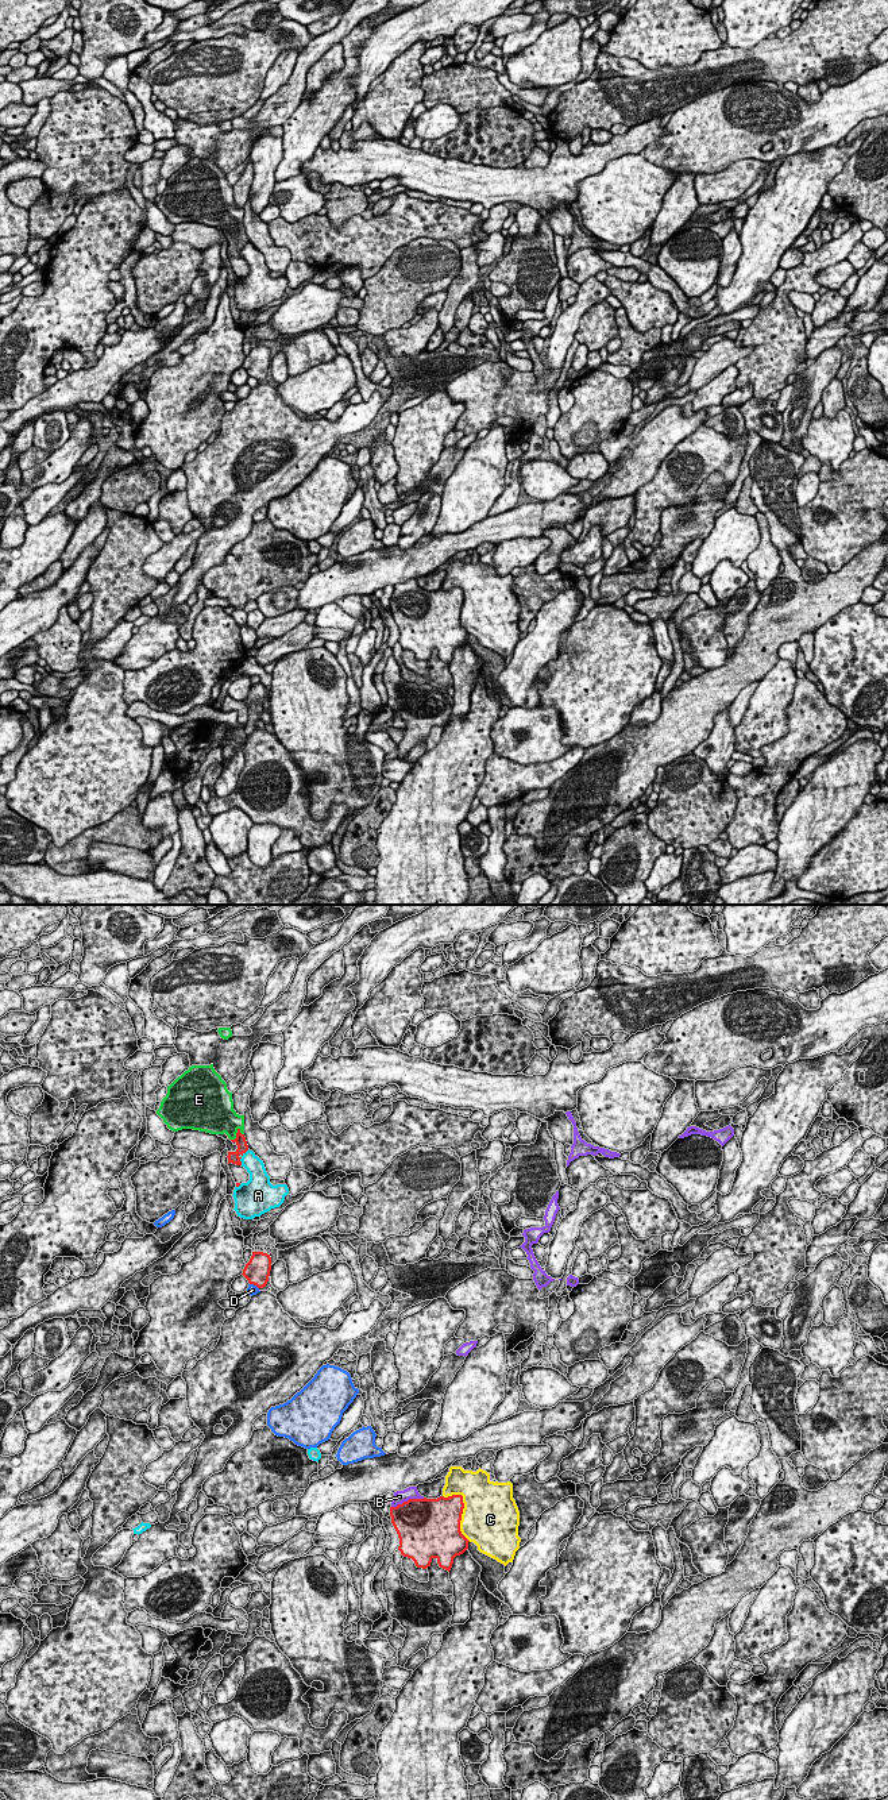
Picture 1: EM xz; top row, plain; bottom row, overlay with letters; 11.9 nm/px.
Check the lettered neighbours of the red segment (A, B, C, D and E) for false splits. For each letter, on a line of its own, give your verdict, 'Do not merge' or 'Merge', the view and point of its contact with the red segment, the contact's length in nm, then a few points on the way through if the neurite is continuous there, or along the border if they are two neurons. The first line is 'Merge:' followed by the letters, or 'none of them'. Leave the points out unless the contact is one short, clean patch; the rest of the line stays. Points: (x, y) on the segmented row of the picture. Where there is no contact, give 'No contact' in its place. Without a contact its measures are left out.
Merge: B, E
A: Do not merge. Touches red at xz (240, 1157). Shared border 220 nm
B: Merge. Touches red at xz (409, 1499). Shared border 420 nm
C: Do not merge. Touches red at xz (462, 1510). Shared border 650 nm
D: Do not merge. Touches red at xz (254, 1284). Shared border 130 nm
E: Merge. Touches red at xz (236, 1134). Shared border 190 nm. Path across: xz (240, 1141), (236, 1134), (223, 1118)

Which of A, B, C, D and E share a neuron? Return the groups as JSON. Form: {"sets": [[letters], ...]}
{"sets": [["A"], ["B", "E"], ["C"], ["D"]]}

